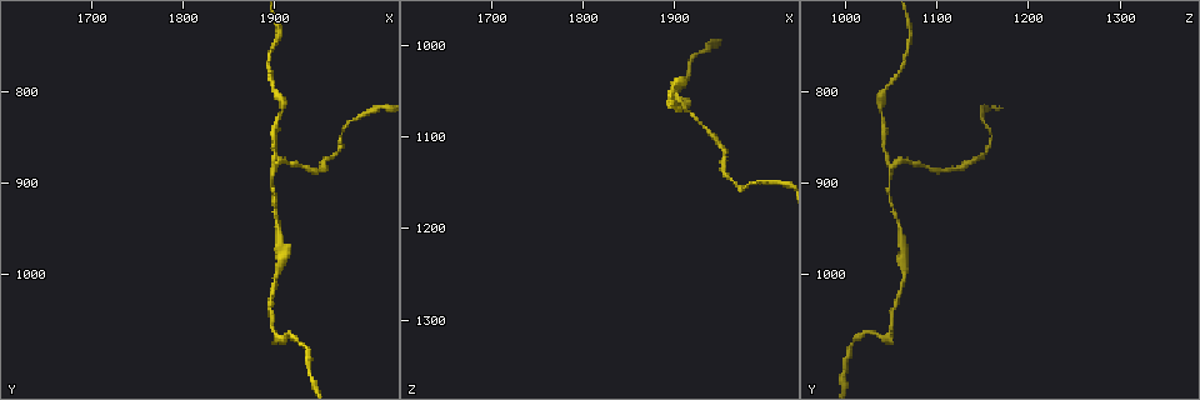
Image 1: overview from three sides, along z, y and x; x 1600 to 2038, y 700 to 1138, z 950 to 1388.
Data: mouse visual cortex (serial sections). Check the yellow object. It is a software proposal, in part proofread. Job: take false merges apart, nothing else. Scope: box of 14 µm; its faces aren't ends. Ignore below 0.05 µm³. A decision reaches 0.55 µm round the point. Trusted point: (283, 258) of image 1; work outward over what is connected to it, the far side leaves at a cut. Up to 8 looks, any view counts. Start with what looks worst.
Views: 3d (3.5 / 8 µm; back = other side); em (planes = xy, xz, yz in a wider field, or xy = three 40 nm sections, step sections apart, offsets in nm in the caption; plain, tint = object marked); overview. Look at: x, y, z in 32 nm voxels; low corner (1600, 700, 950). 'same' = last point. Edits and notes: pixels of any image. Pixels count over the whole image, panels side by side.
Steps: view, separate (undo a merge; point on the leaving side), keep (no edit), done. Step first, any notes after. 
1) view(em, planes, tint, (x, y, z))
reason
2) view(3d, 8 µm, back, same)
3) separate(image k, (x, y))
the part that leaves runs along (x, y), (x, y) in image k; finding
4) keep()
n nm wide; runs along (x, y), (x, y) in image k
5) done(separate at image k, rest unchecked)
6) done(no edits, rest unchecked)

view(3d, 8 µm, (1900, 885, 1050))
two arms in line, one across

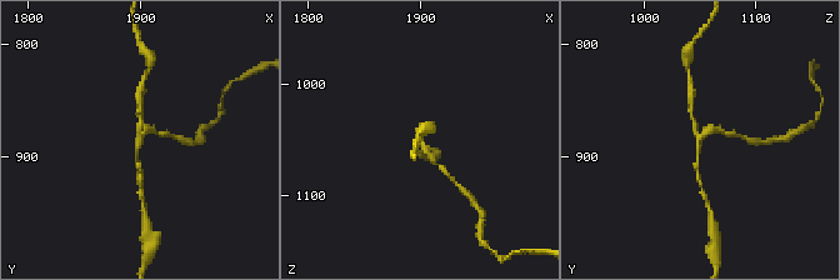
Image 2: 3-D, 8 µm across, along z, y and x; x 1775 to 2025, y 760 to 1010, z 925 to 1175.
view(3d, 3.5 µm, (1902, 888, 1050))

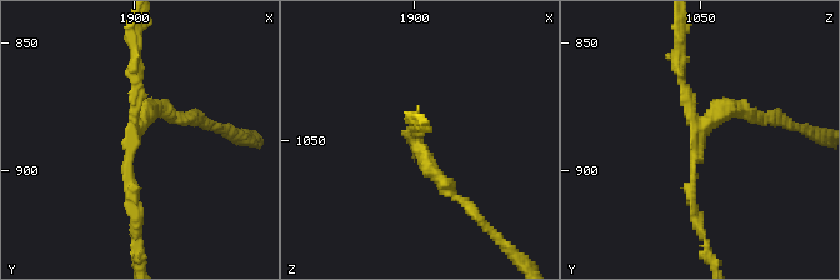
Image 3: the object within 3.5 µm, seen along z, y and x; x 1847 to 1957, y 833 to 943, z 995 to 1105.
view(em, xy, step 2, tint, (1902, 886, 1050))
3 arms; arms of 100, 150, 200 nm

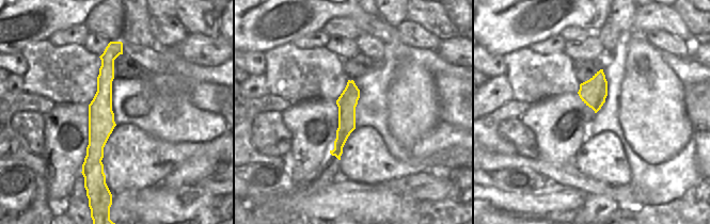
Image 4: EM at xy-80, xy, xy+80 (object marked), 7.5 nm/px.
separate(image 3, (434, 176))
the part that leaves runs along (416, 144), (443, 186), (478, 221) in image 3; a second cell is stuck on

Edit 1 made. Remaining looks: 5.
view(overview)

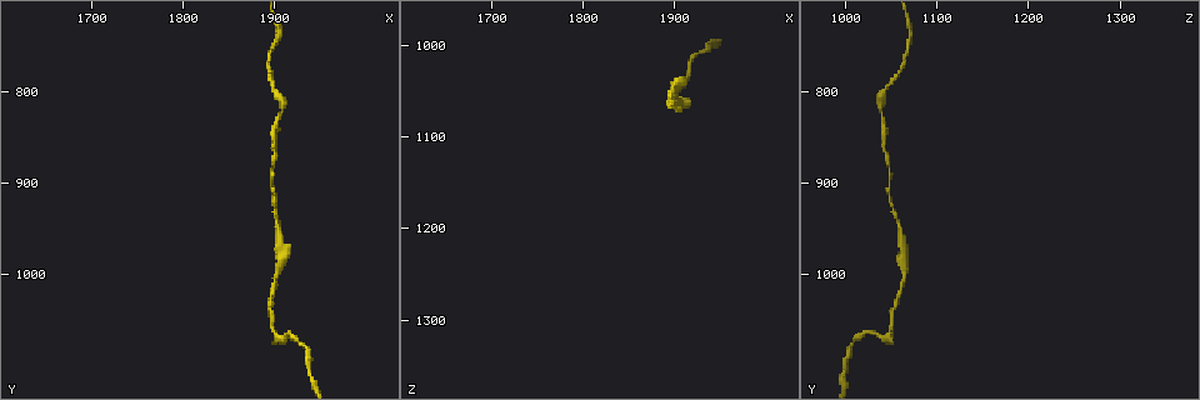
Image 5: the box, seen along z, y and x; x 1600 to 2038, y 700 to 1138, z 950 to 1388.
view(3d, 8 µm, (1905, 1070, 1050))
abrupt turn

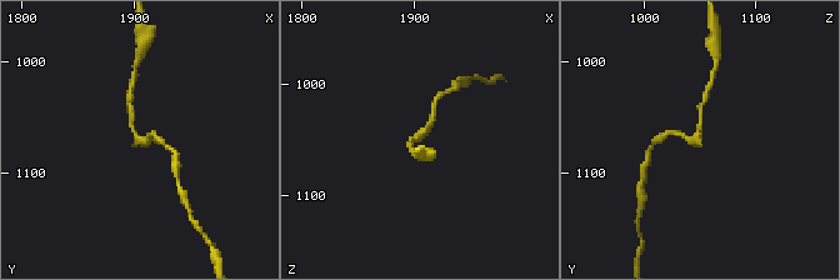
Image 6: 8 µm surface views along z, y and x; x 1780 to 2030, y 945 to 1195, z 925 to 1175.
view(em, xy, step 2, tint, (1906, 1070, 1046))

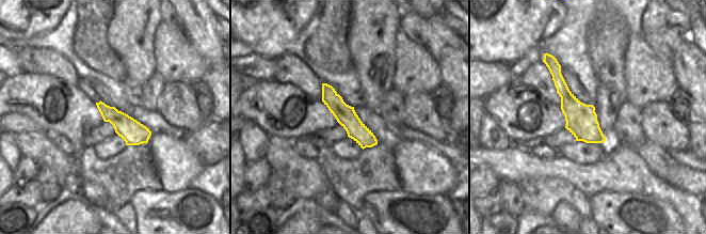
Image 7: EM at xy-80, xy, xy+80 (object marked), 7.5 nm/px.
keep()
arms of 150, 150 nm; all the same cell

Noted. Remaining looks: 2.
done(separate at image 3, rest unchecked)

